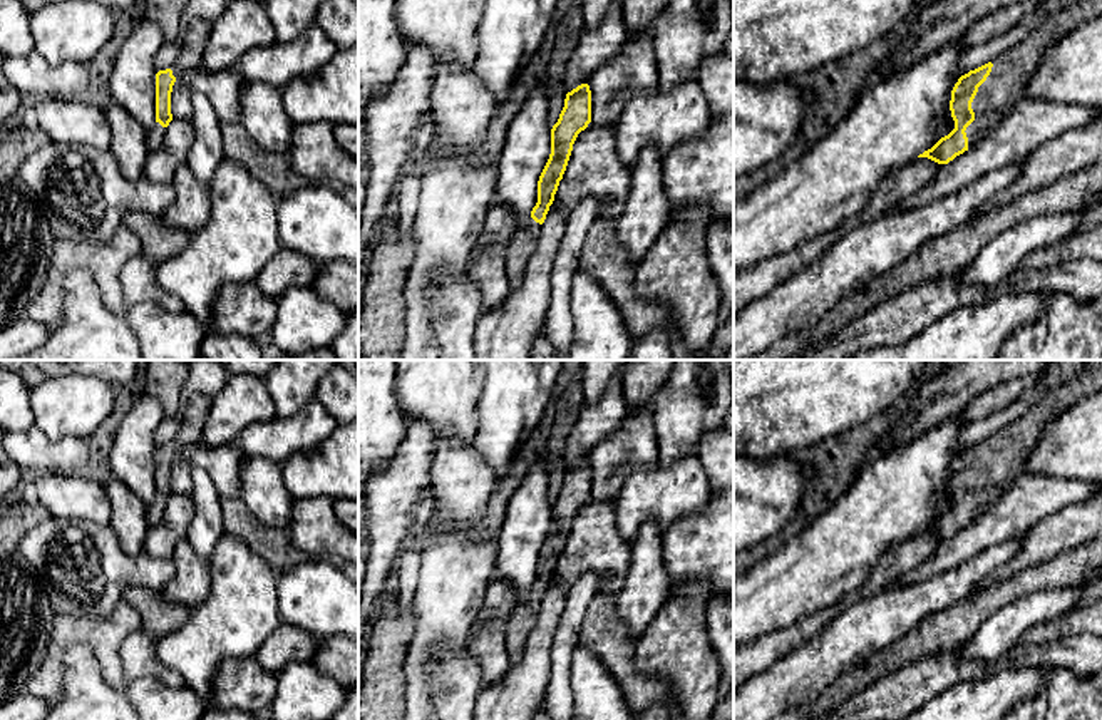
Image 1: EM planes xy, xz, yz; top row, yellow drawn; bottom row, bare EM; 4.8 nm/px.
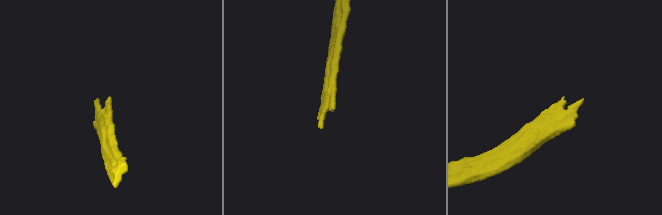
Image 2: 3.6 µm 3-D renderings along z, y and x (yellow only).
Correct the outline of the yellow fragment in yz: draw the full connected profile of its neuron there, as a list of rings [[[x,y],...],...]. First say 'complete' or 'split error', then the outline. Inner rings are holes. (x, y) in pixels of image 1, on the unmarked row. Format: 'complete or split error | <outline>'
split error | [[[1085,360],[1072,378],[1048,387],[1023,415],[991,437],[961,450],[951,465],[955,504],[918,532],[948,539],[973,522],[1017,477],[1043,429],[1080,400],[1102,390],[1102,360]]]

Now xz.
split error | [[[581,459],[566,469],[564,482],[551,504],[551,529],[538,556],[538,578],[528,599],[518,604],[509,618],[506,650],[509,663],[521,660],[524,641],[534,626],[549,581],[554,576],[559,556],[566,546],[573,519],[581,506],[591,497],[591,465]]]

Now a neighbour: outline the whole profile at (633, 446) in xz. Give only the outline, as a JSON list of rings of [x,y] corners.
[[[630,409],[616,430],[595,445],[588,460],[591,465],[591,497],[615,504],[625,481],[633,472],[658,464],[651,409]]]

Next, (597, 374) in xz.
[[[581,360],[586,404],[596,404],[613,377],[621,375],[623,368],[633,360]]]

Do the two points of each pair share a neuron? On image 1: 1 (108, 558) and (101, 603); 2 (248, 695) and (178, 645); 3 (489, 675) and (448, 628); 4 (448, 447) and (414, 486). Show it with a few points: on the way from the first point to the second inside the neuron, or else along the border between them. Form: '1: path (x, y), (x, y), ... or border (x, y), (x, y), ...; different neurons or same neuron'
1: path (101, 570), (101, 591); same neuron
2: border (252, 657), (228, 657), (221, 663), (211, 702); different neurons
3: border (481, 606), (464, 643); different neurons
4: border (437, 439), (427, 489); different neurons

